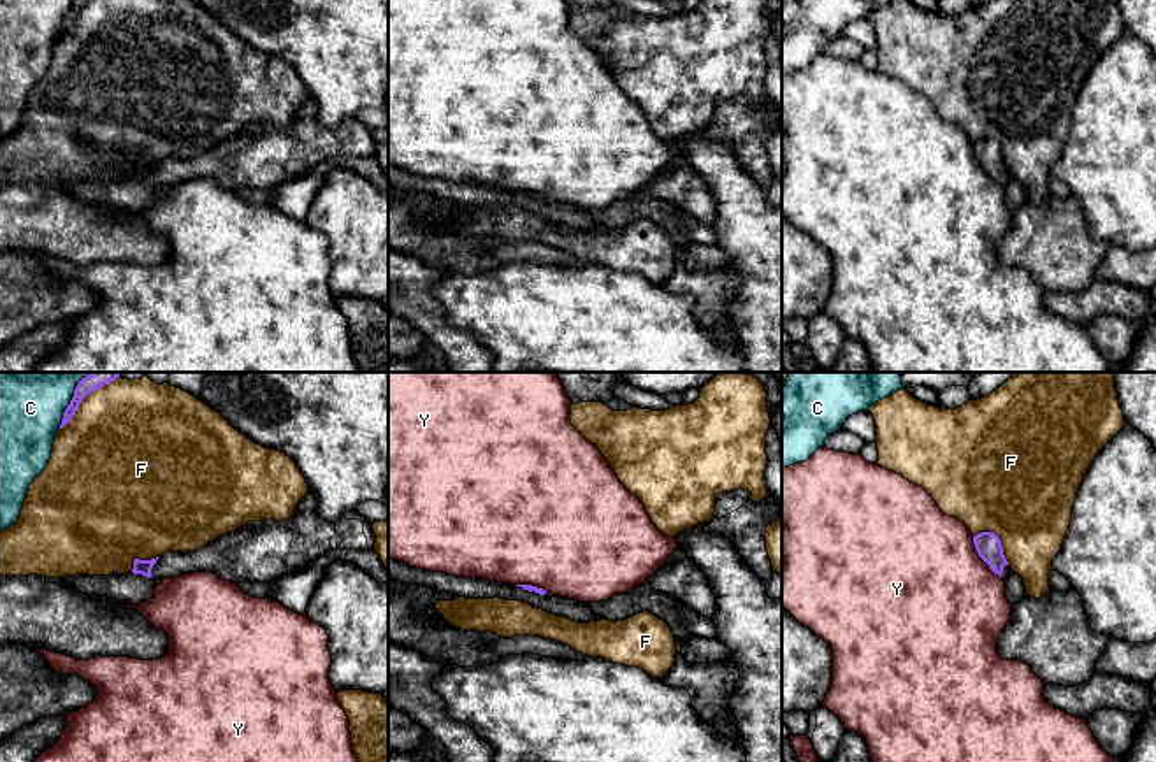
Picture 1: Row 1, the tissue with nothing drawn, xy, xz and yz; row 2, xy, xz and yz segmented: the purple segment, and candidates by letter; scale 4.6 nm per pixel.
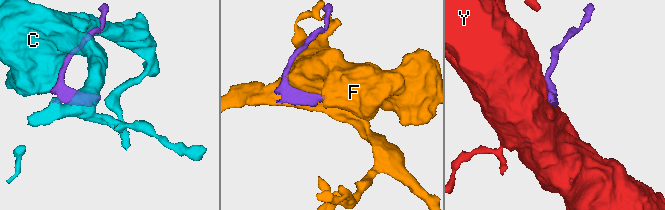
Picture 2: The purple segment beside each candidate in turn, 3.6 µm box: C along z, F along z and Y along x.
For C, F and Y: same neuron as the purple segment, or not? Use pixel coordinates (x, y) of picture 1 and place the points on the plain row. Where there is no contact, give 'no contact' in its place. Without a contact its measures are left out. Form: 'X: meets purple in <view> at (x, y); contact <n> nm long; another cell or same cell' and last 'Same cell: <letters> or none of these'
C: meets purple in xy at (65, 18); contact 180 nm long; another cell
F: meets purple in yz at (998, 146); contact 220 nm long; another cell
Y: meets purple in yz at (979, 162); contact 240 nm long; another cell
Same cell: none of these

